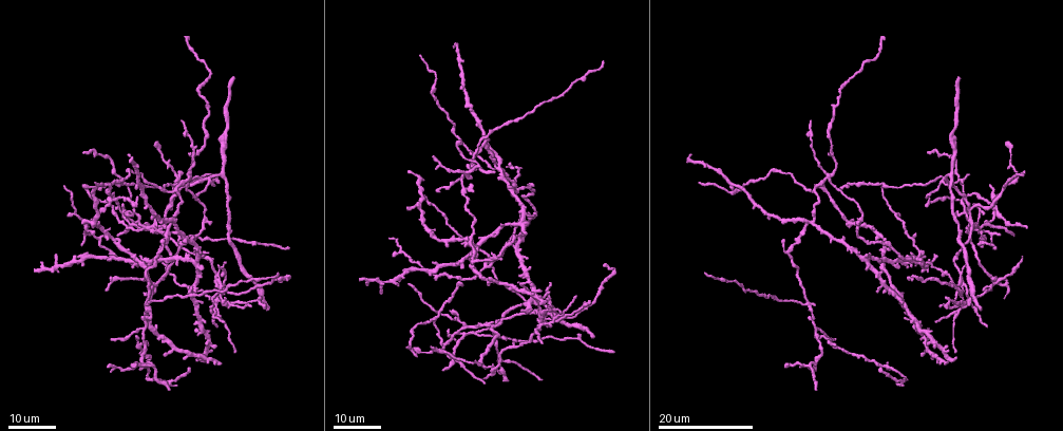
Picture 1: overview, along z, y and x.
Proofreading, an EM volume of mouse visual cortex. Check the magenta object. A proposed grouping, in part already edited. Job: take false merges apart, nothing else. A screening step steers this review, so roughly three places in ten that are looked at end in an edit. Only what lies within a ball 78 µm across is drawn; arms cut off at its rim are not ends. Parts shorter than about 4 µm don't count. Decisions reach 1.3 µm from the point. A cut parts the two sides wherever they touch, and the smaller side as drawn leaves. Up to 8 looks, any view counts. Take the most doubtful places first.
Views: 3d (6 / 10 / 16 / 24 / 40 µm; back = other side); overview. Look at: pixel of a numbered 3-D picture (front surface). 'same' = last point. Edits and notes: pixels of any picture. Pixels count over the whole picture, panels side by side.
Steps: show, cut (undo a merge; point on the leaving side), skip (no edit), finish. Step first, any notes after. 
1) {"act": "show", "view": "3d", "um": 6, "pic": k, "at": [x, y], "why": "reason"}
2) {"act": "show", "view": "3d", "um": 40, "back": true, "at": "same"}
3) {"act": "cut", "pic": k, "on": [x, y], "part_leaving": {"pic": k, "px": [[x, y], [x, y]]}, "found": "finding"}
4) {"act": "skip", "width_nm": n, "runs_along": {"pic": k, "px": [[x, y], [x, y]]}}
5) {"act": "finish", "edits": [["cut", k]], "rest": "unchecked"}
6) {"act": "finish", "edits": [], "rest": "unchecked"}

{"act": "show", "view": "3d", "um": 16, "pic": 1, "at": [466, 333], "why": "four-way junction"}

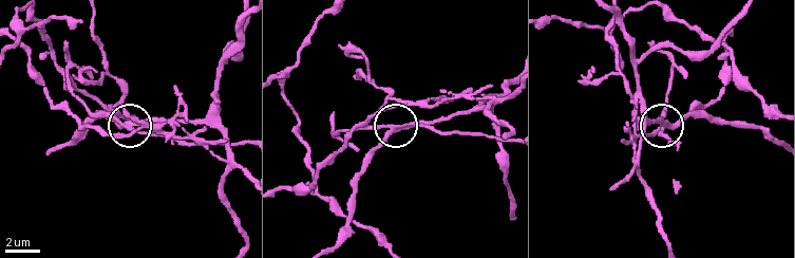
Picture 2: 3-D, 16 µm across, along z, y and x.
{"act": "show", "view": "3d", "um": 10, "pic": 2, "at": [663, 128]}

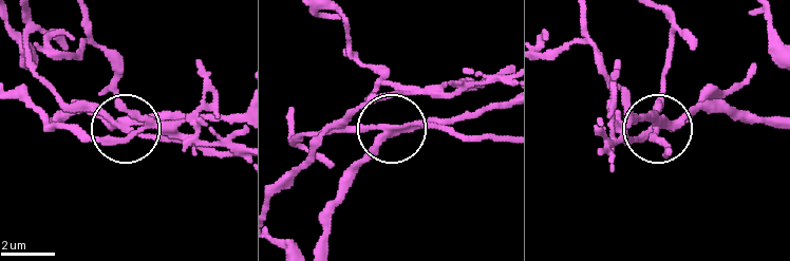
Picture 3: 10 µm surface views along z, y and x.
{"act": "cut", "pic": 3, "on": [354, 130], "part_leaving": {"pic": 3, "px": [[392, 129], [431, 122], [465, 135], [506, 135]]}, "found": "a second cell is stuck on"}

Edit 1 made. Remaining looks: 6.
{"act": "show", "view": "overview", "why": "see it whole again"}

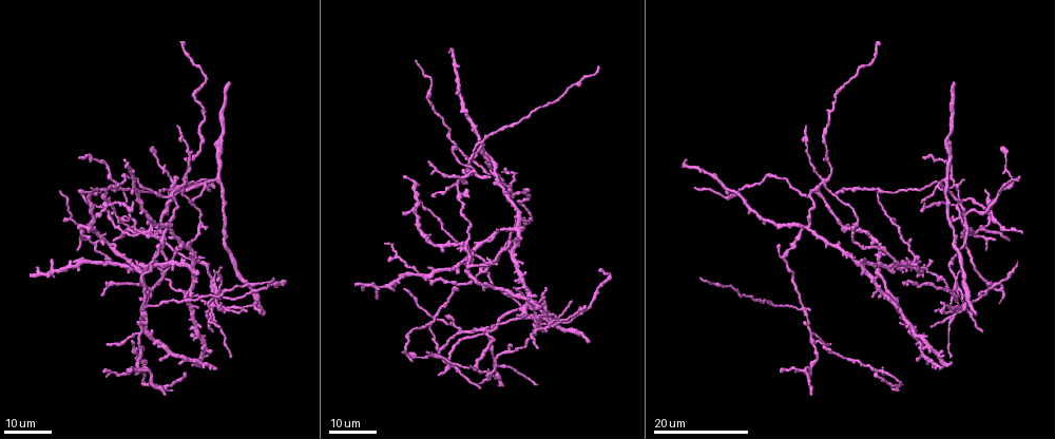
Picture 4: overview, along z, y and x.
{"act": "show", "view": "3d", "um": 16, "pic": 4, "at": [803, 311], "why": "looks like a crossing"}

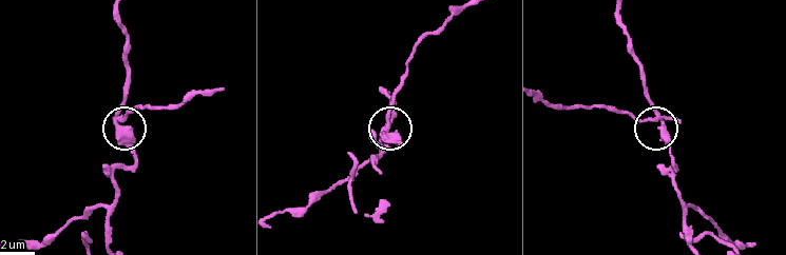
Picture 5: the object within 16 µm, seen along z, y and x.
{"act": "show", "view": "3d", "um": 6, "pic": 5, "at": [389, 127]}

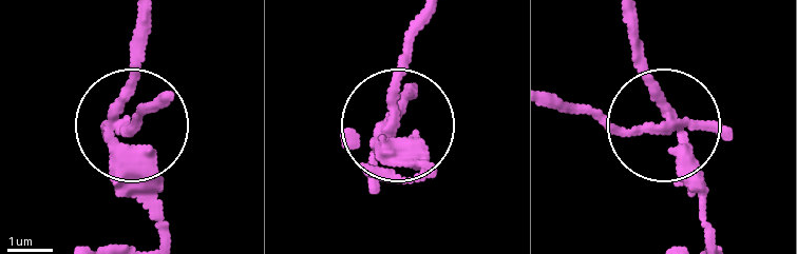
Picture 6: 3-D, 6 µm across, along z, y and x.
{"act": "cut", "pic": 6, "on": [133, 134], "part_leaving": {"pic": 6, "px": [[679, 119], [614, 131], [557, 108]]}, "found": "a second cell is stuck on"}

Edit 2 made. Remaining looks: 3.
{"act": "show", "view": "overview"}

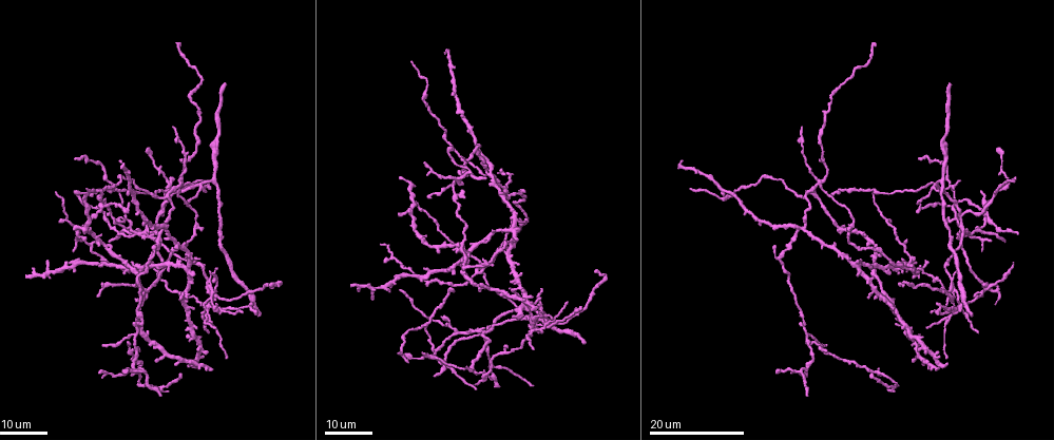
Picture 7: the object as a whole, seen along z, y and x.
{"act": "show", "view": "3d", "um": 16, "pic": 7, "at": [799, 372], "why": "arms part here"}

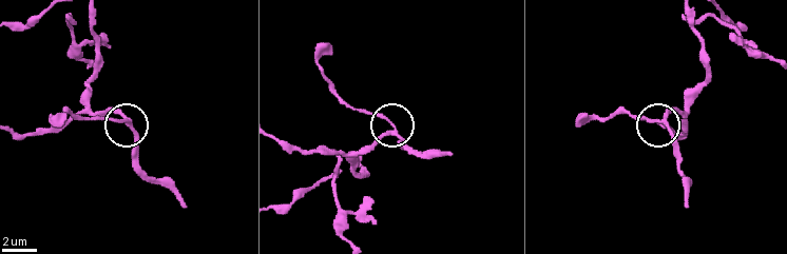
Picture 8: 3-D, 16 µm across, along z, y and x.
{"act": "show", "view": "3d", "um": 10, "pic": 8, "at": [393, 130]}

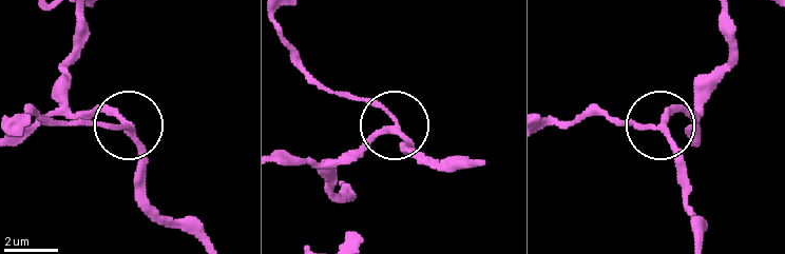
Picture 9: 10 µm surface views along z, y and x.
{"act": "cut", "pic": 9, "on": [97, 121], "width_nm": 190, "found": "a second cell is stuck on"}

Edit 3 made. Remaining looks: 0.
{"act": "finish", "edits": [["cut", 3], ["cut", 6], ["cut", 9]], "rest": "unchecked"}

